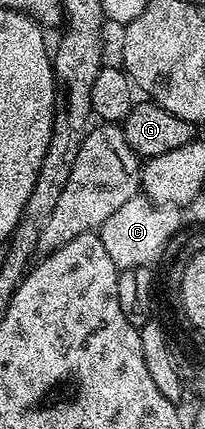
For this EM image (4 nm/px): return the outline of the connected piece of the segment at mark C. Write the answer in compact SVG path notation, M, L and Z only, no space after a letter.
M145 196L128 200L119 210L112 212L108 220L100 227L100 237L108 256L112 256L112 264L118 266L119 271L141 266L153 267L165 250L165 245L182 226L182 218L177 209L172 206L159 206Z

